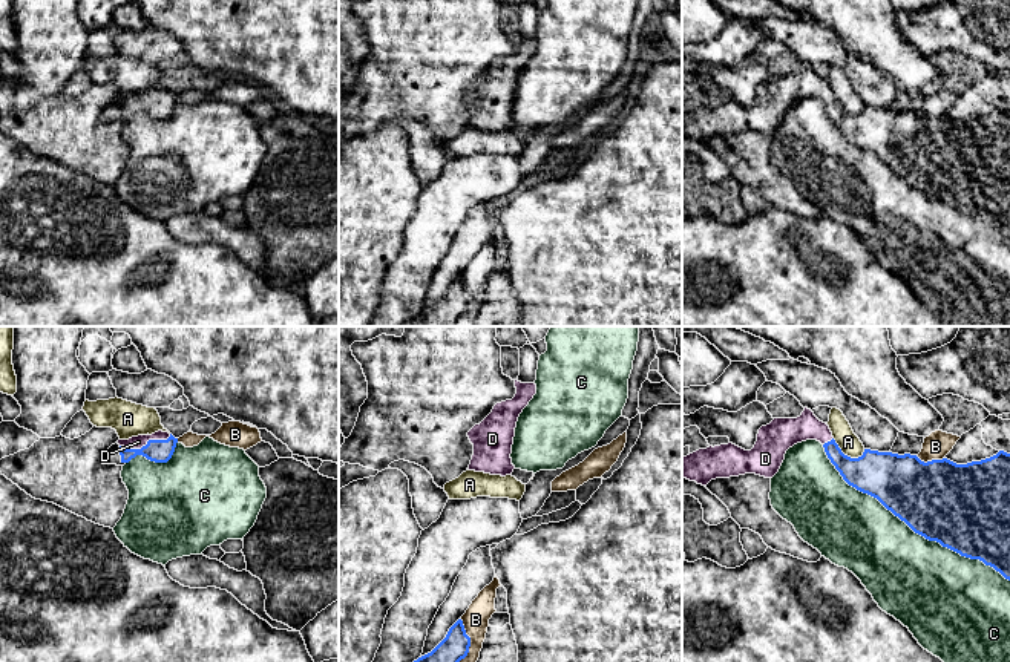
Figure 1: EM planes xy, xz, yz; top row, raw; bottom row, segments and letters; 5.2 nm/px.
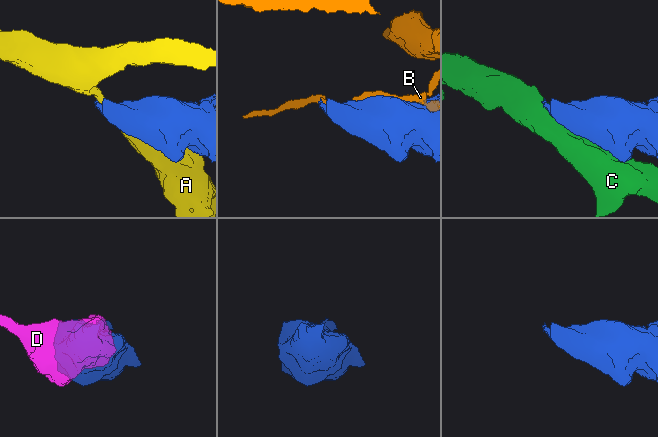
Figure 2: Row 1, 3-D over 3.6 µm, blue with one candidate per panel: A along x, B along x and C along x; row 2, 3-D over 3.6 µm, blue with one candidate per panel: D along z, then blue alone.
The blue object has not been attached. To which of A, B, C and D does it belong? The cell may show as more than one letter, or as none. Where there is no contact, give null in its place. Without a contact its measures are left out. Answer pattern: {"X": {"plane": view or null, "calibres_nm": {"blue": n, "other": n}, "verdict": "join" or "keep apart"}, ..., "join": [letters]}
{"A": {"plane": "yz", "calibres_nm": {"blue": 260, "other": 110}, "verdict": "keep apart"}, "B": {"plane": "xz", "calibres_nm": {"blue": 190, "other": 140}, "verdict": "keep apart"}, "C": {"plane": "yz", "calibres_nm": {"blue": 420, "other": 420}, "verdict": "keep apart"}, "D": {"plane": "xy", "calibres_nm": {"blue": 130, "other": 70}, "verdict": "join"}, "join": ["D"]}

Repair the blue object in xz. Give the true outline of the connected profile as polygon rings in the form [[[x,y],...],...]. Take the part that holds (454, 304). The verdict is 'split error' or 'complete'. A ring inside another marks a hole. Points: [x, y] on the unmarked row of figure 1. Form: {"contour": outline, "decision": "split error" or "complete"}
{"contour": [[[458,276],[446,294],[428,311],[412,319],[409,326],[454,326],[469,310],[471,294]]], "decision": "complete"}

